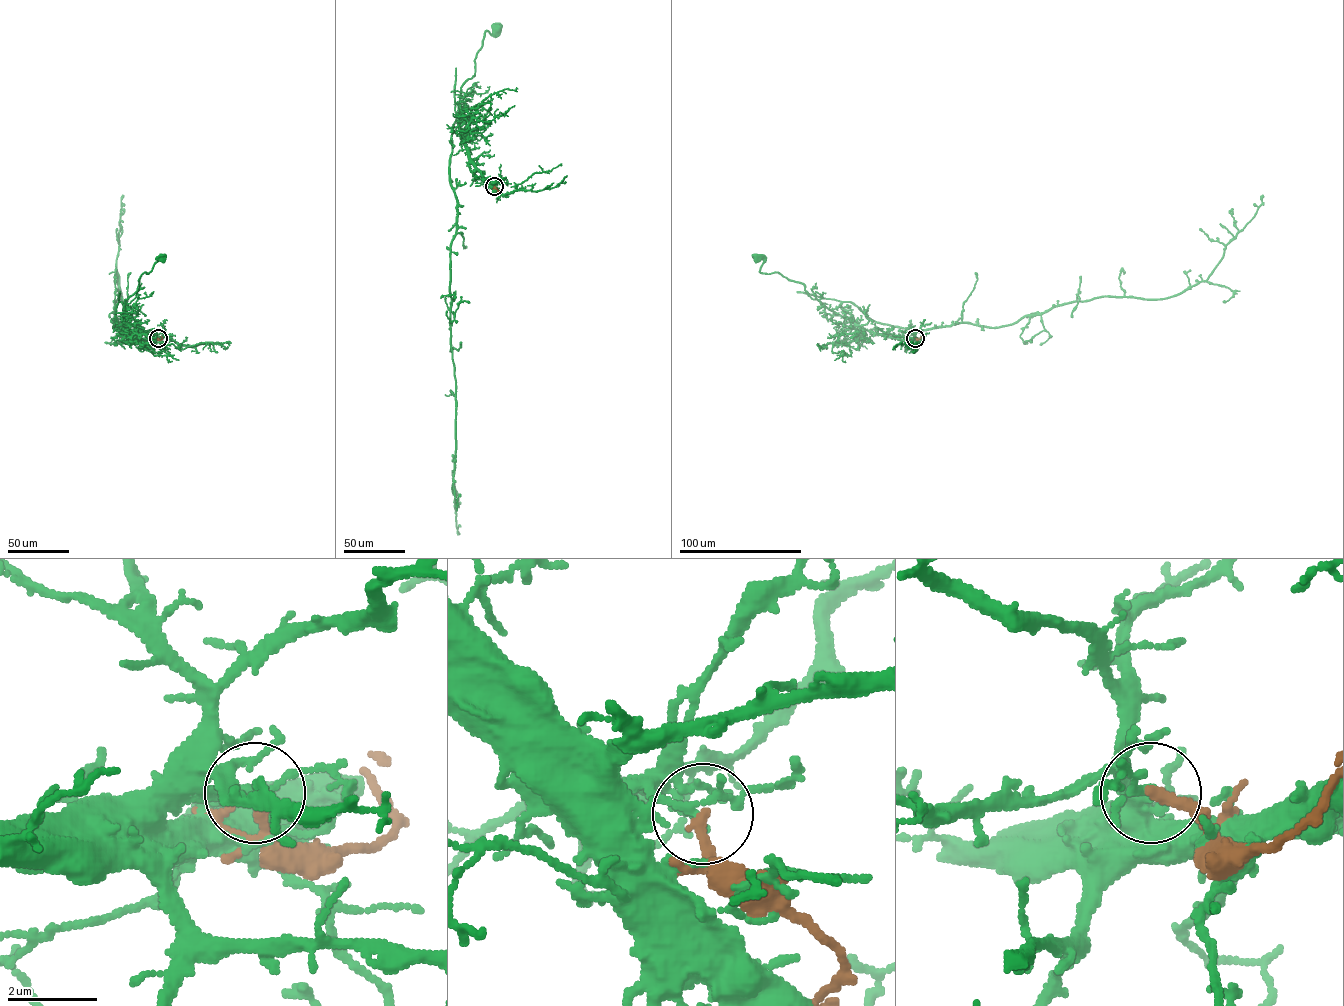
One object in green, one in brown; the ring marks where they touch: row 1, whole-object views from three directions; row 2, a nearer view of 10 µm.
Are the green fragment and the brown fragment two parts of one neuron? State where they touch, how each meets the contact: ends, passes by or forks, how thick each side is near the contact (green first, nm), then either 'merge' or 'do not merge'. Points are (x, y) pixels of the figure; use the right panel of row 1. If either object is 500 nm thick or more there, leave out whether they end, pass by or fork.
place (915, 338); green forks; brown ends; calibres 110 and 280 nm; do not merge

